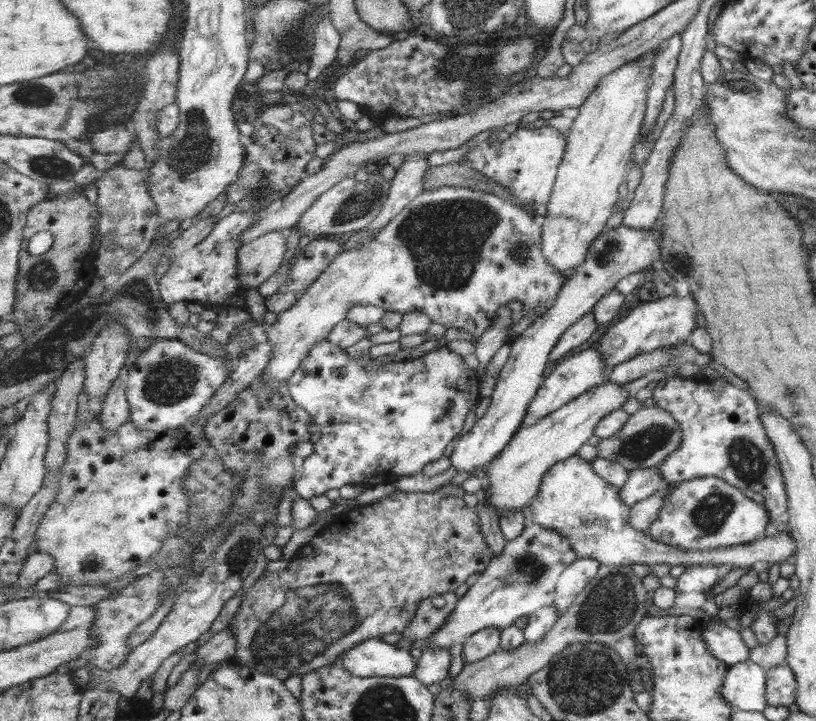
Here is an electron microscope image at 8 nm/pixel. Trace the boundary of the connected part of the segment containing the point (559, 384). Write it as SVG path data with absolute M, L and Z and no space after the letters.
M599 343L580 353L567 356L561 363L557 364L555 369L544 380L544 384L538 390L535 398L533 398L529 409L527 409L527 416L545 418L548 414L561 409L567 402L575 400L581 394L585 394L600 385L603 382L603 370L605 370L606 366L607 362L605 362L603 354L599 352Z

